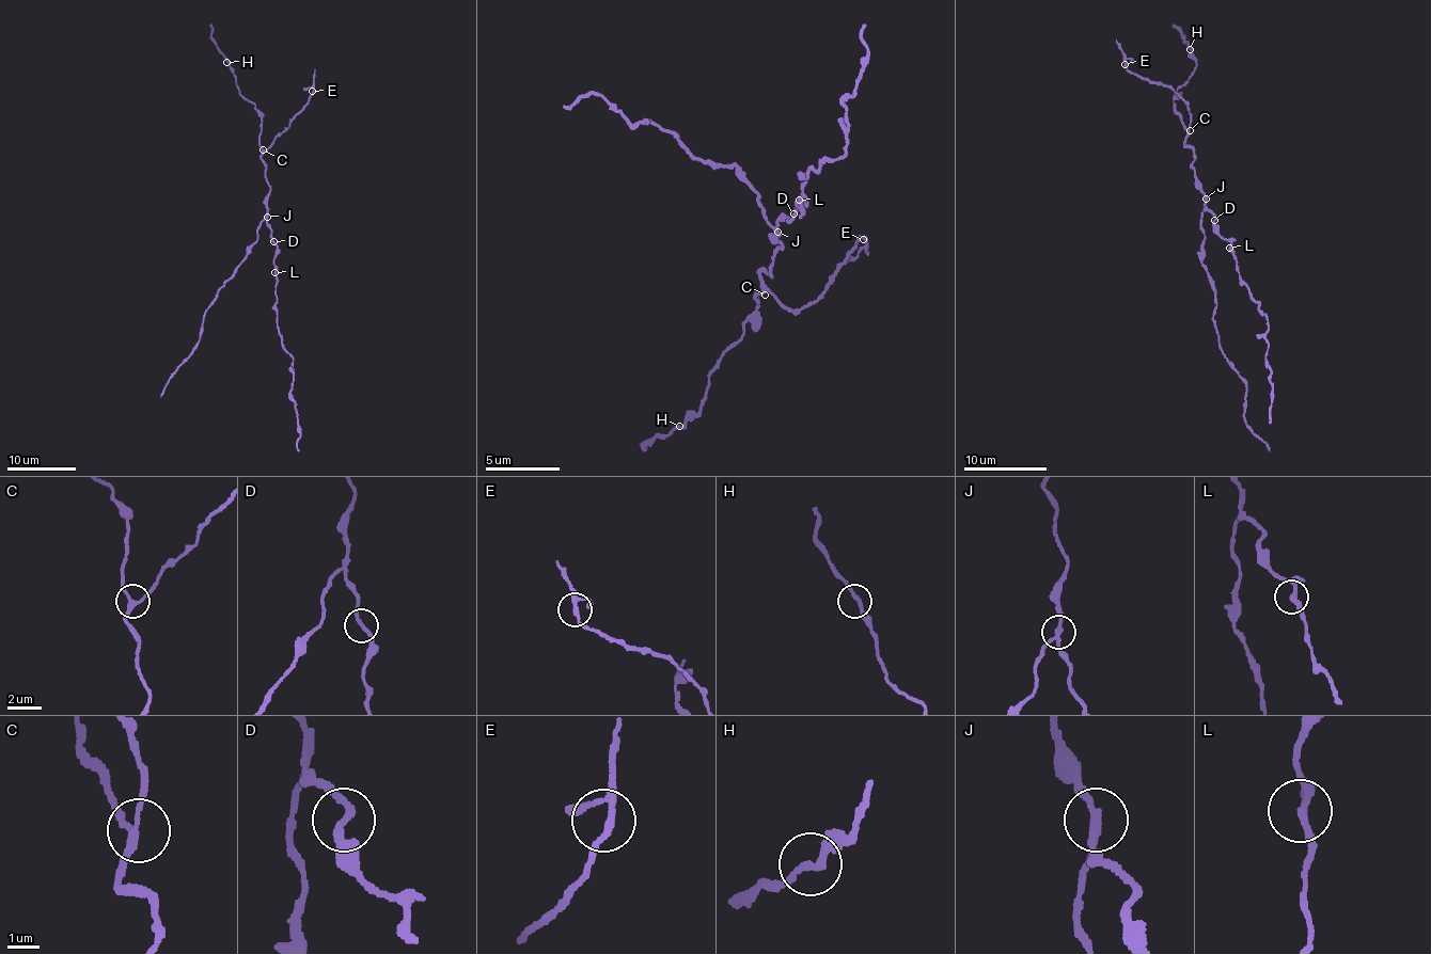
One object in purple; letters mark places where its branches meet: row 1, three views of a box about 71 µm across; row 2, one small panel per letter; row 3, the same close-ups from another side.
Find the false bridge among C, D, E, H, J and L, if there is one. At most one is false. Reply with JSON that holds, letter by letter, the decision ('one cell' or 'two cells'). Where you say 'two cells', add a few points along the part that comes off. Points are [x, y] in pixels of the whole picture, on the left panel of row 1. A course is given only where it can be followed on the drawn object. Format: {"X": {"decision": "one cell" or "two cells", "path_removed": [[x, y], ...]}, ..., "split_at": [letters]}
{"C": {"decision": "one cell"}, "D": {"decision": "one cell"}, "E": {"decision": "one cell"}, "H": {"decision": "one cell"}, "J": {"decision": "two cells", "path_removed": [[266, 216], [262, 221], [256, 242], [204, 318], [200, 342], [177, 368], [161, 397]]}, "L": {"decision": "one cell"}, "split_at": ["J"]}

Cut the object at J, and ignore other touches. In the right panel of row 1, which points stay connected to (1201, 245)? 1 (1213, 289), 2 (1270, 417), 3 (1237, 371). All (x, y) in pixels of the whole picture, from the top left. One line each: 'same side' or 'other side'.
1: same side
2: other side
3: same side

